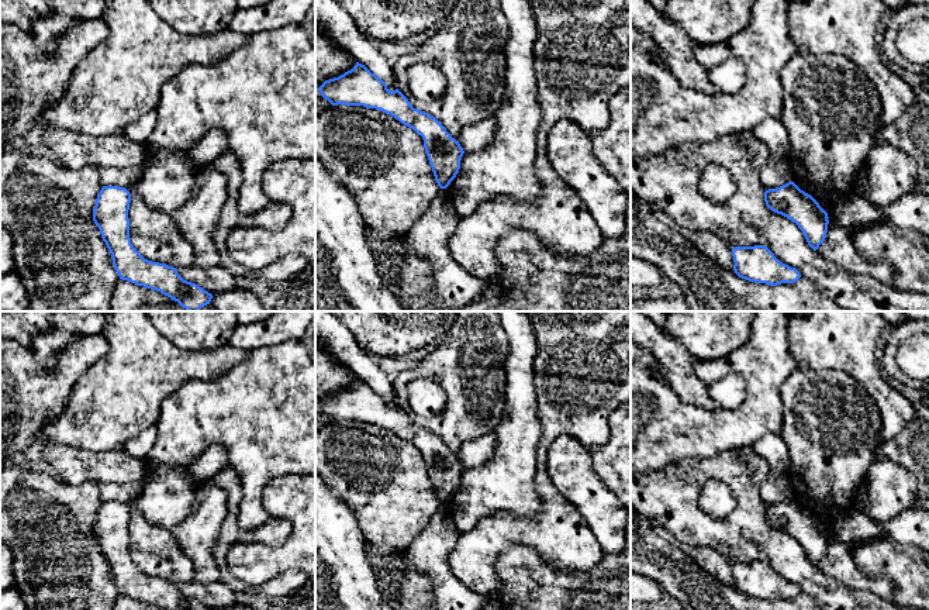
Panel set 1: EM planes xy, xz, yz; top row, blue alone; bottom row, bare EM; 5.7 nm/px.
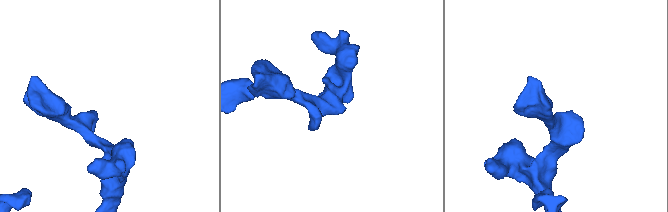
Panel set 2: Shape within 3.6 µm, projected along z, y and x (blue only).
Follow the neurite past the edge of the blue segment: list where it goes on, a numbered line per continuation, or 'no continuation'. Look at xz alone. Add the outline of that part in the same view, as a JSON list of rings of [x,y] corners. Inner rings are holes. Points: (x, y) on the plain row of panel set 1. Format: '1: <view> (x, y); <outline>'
no continuation

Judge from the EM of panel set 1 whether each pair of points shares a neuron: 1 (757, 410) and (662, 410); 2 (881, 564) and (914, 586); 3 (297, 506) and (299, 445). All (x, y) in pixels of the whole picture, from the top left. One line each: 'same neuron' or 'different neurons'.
1: same neuron
2: same neuron
3: different neurons

